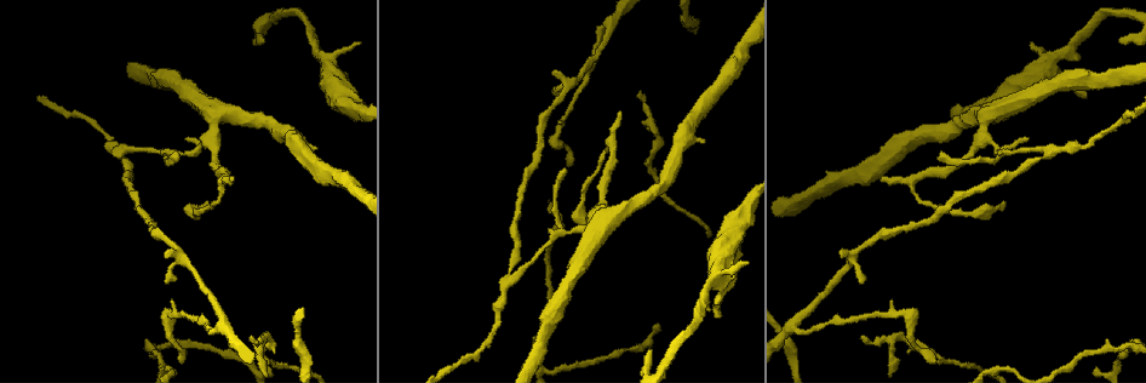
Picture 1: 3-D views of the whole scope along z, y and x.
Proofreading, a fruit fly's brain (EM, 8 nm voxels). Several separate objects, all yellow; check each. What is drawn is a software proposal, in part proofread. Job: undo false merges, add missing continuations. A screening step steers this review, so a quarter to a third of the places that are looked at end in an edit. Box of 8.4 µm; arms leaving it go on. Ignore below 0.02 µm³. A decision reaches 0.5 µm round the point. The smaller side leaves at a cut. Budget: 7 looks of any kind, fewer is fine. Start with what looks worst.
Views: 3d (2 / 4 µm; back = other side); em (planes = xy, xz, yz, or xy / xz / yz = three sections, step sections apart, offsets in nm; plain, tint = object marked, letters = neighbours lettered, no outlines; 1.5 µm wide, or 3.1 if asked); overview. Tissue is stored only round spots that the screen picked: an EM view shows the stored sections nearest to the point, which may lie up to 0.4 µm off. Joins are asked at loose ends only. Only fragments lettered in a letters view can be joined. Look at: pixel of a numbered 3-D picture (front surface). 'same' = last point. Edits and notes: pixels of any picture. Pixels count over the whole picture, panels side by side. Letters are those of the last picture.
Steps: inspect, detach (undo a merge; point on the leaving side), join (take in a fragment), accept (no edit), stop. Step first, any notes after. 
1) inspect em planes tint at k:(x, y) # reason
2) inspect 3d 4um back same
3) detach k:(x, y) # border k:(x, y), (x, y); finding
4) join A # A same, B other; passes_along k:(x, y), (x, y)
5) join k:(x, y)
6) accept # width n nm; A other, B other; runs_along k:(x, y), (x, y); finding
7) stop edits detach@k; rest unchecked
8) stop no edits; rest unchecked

inspect em planes letters at 1:(552, 73) # an open end

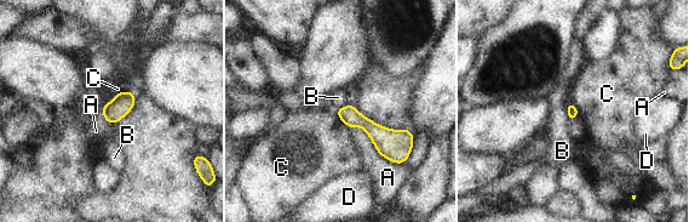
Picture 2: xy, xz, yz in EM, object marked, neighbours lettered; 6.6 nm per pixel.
accept # A other, B other, C other, D other; border 2:(124, 90), (119, 91), (104, 104); no lettered fragment goes on from it

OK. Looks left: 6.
inspect 3d 4um at 1:(1085, 98)

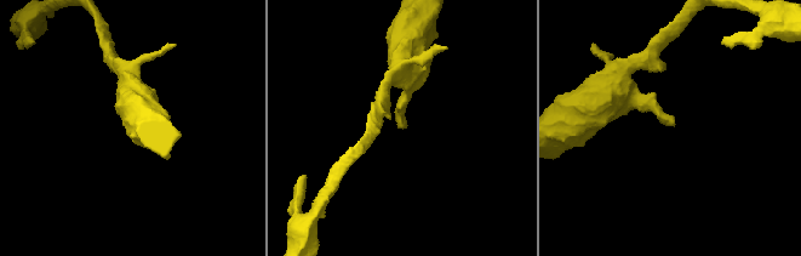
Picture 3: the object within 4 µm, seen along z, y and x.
inspect em xz step 4 letters at 3:(672, 123)

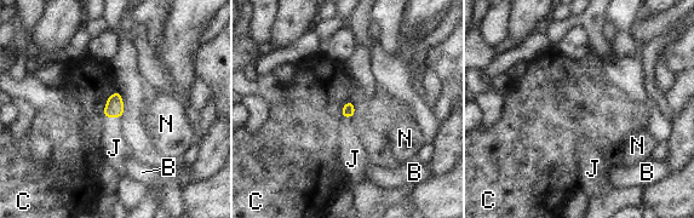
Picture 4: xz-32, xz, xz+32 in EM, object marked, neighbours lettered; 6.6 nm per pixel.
join J # B other, C other, J same, N other; passes_along 4:(114, 108), (112, 116), (114, 148); it goes on there

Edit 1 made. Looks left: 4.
stop edits join@4; rest unchecked

